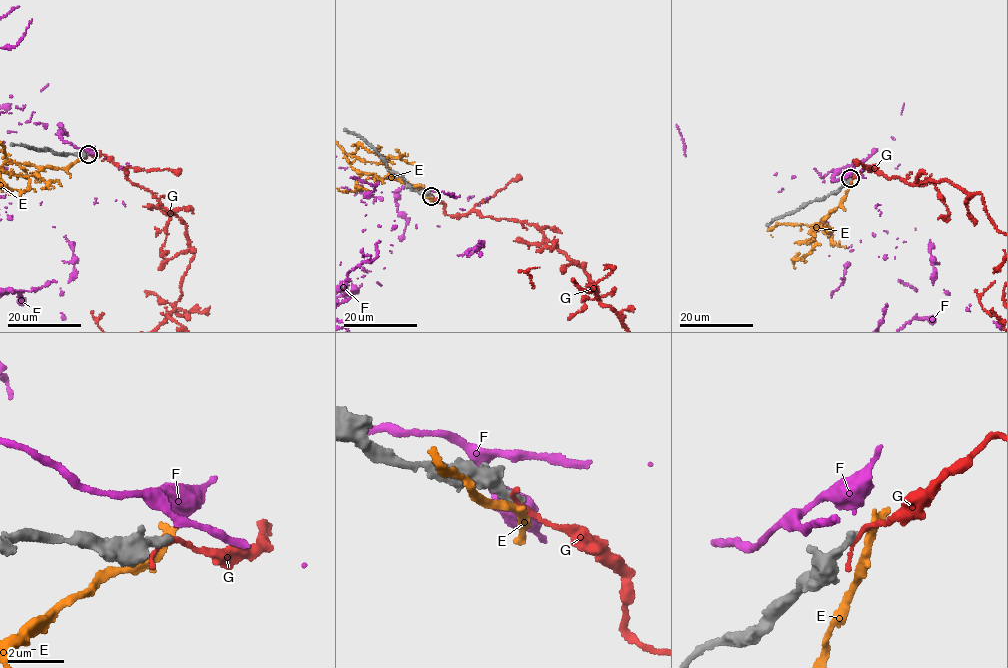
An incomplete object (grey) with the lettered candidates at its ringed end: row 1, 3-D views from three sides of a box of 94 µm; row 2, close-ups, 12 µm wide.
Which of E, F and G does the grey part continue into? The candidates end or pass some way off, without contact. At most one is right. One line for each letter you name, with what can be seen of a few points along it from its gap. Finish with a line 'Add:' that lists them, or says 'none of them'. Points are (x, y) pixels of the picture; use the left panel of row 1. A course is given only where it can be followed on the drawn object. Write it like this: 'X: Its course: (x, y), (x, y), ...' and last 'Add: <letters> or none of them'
Add: none of them

